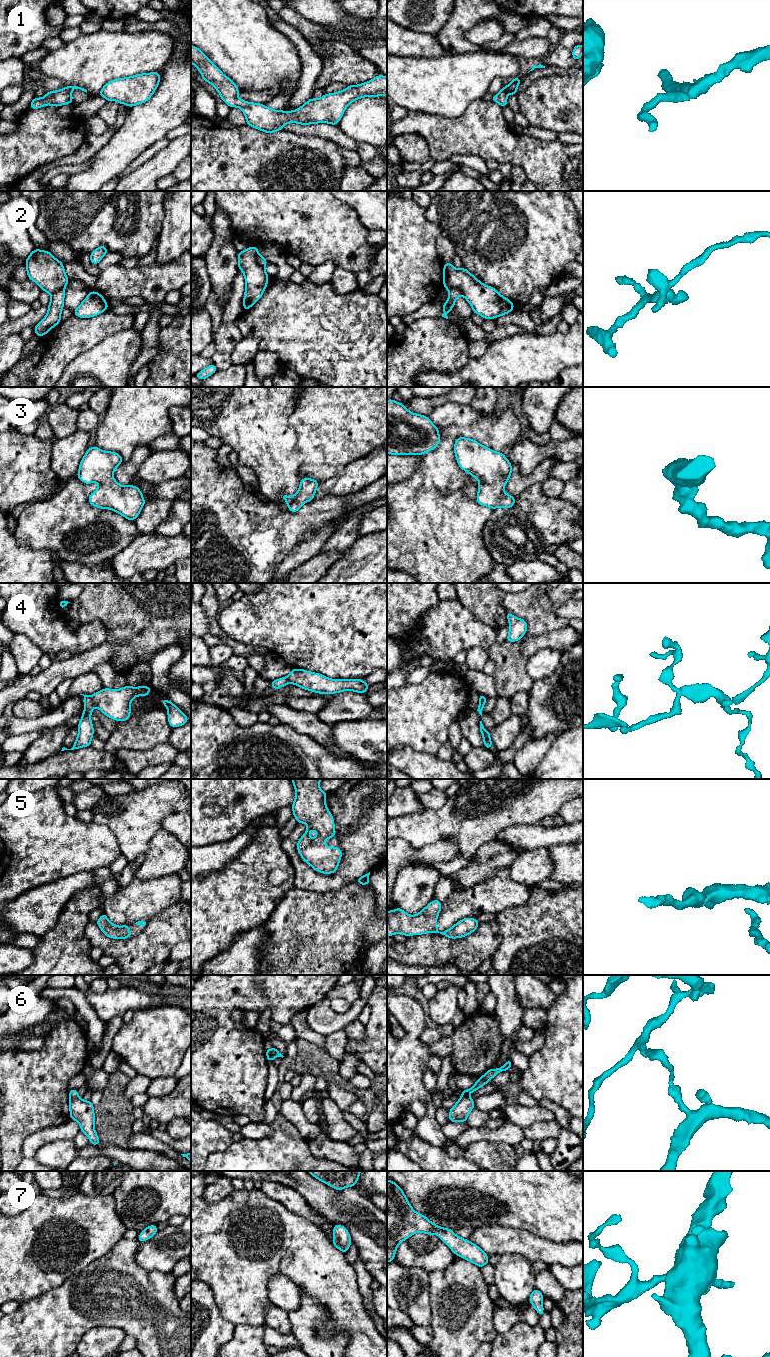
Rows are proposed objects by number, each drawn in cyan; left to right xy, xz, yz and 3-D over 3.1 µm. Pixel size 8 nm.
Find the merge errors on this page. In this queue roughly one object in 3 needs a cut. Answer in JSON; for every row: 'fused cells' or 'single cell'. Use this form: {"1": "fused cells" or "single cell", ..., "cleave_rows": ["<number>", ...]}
{"1": "single cell", "2": "fused cells", "3": "single cell", "4": "fused cells", "5": "single cell", "6": "fused cells", "7": "single cell", "cleave_rows": ["2", "4", "6"]}

